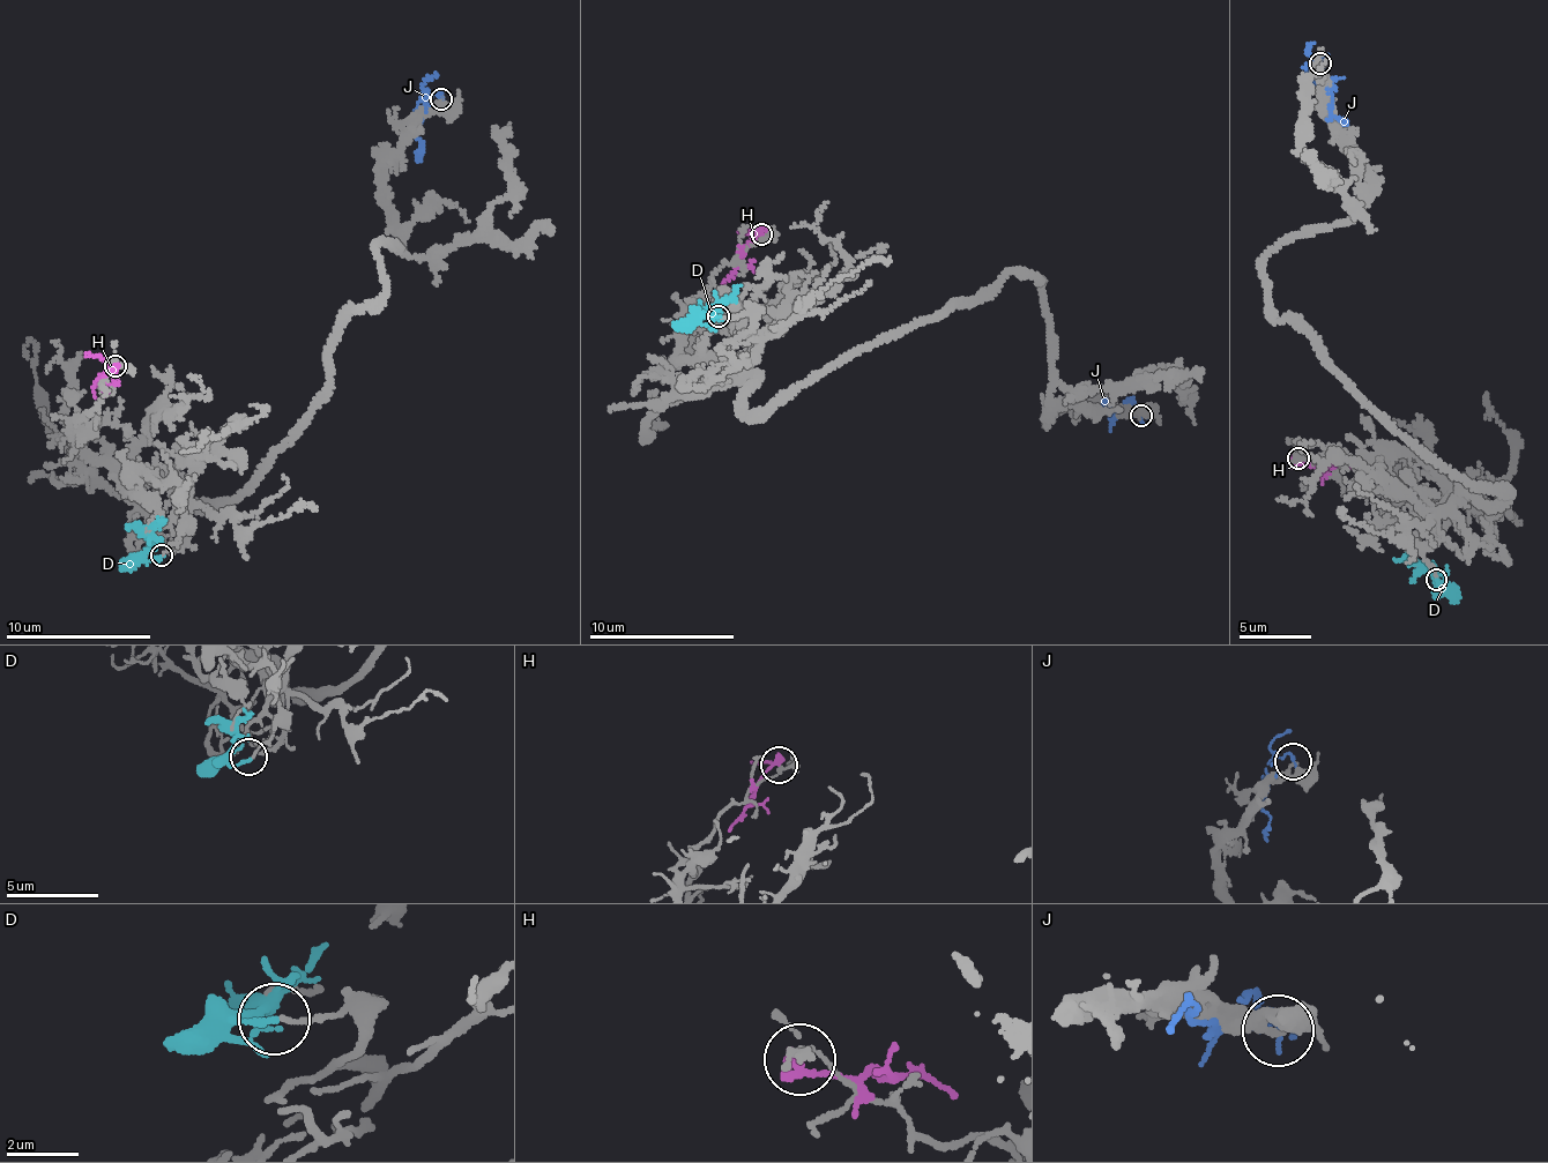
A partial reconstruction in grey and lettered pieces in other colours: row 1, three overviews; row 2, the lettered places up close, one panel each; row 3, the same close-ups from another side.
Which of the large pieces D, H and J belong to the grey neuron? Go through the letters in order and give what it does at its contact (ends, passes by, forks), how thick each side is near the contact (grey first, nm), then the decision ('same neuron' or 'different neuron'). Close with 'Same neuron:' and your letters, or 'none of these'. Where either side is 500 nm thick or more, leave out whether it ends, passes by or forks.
D: it ends | 130/150 nm | different neuron
H: it passes by | 110/170 nm | different neuron
J: it ends | 170/180 nm | different neuron
Same neuron: none of these

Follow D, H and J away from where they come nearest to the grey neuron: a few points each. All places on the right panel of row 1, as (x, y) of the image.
D: (1437, 581), (1441, 588), (1416, 563), (1393, 559)
H: (1299, 459), (1318, 467), (1352, 467), (1363, 474)
J: (1320, 62), (1331, 113), (1346, 120)

